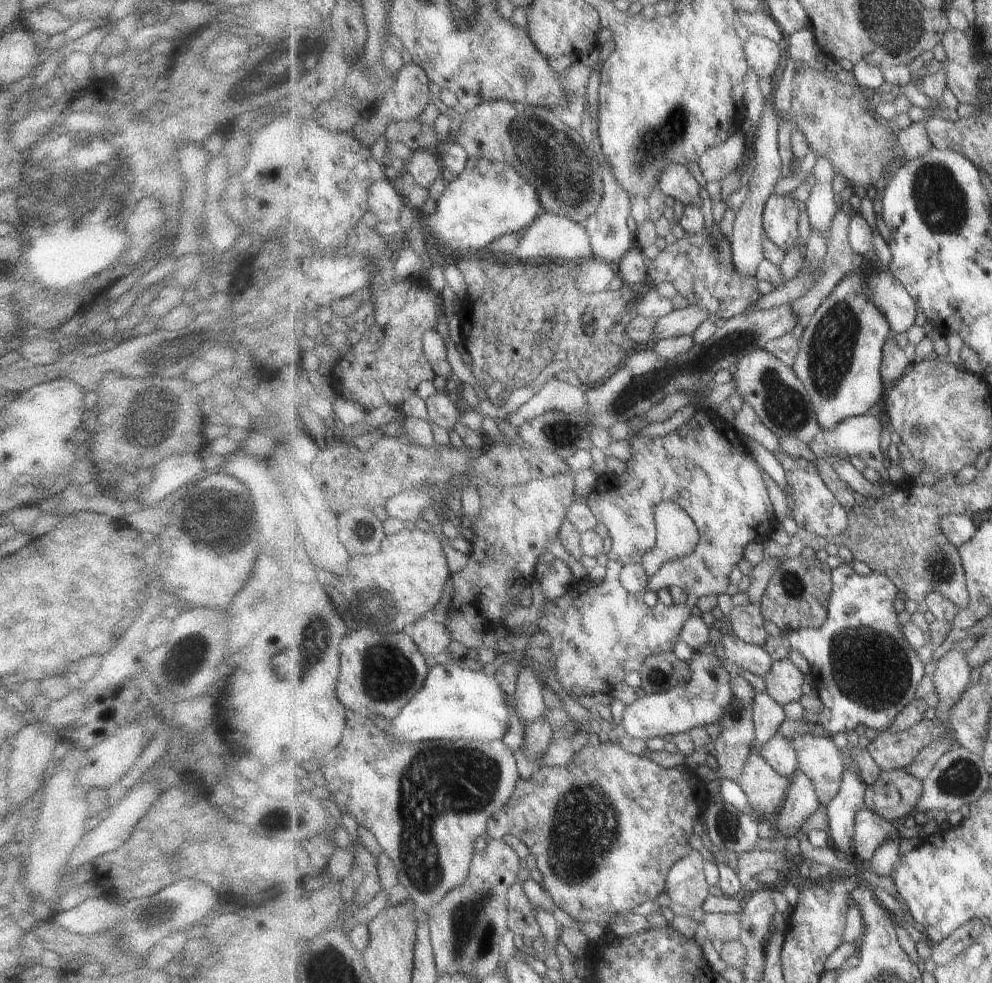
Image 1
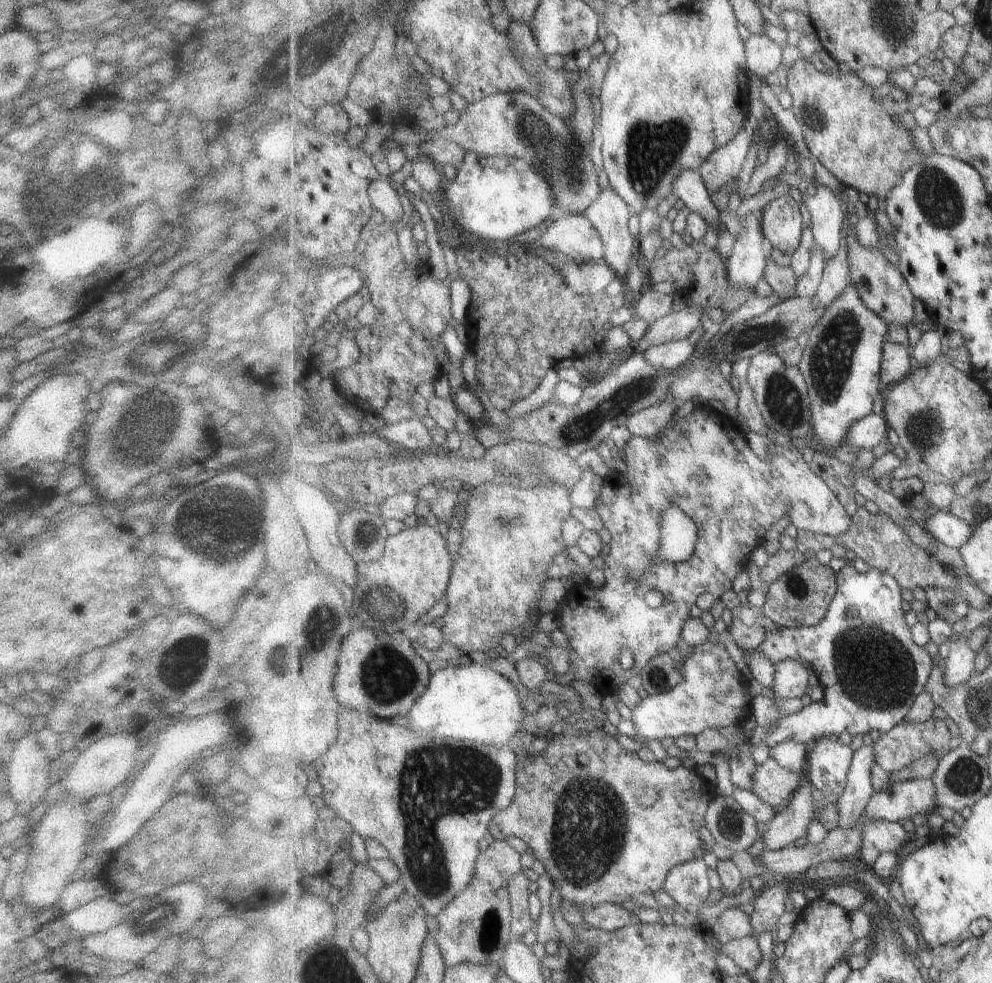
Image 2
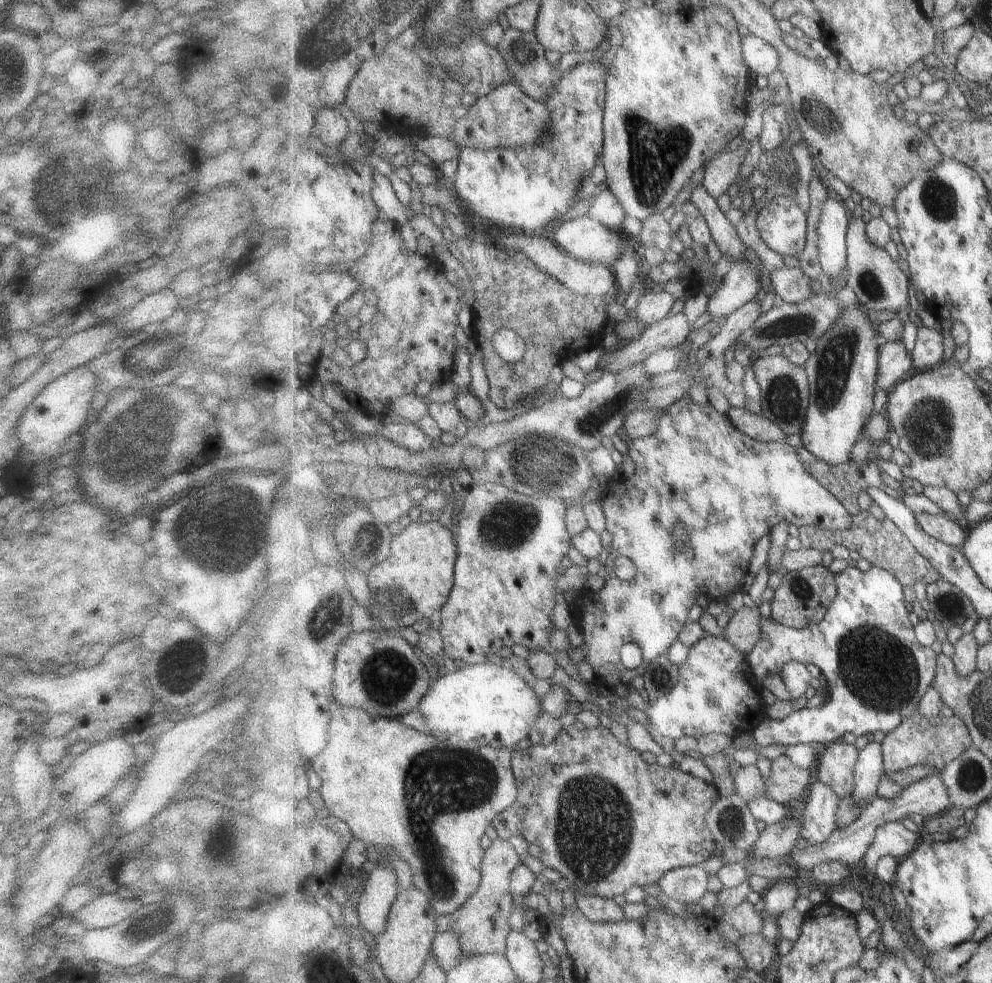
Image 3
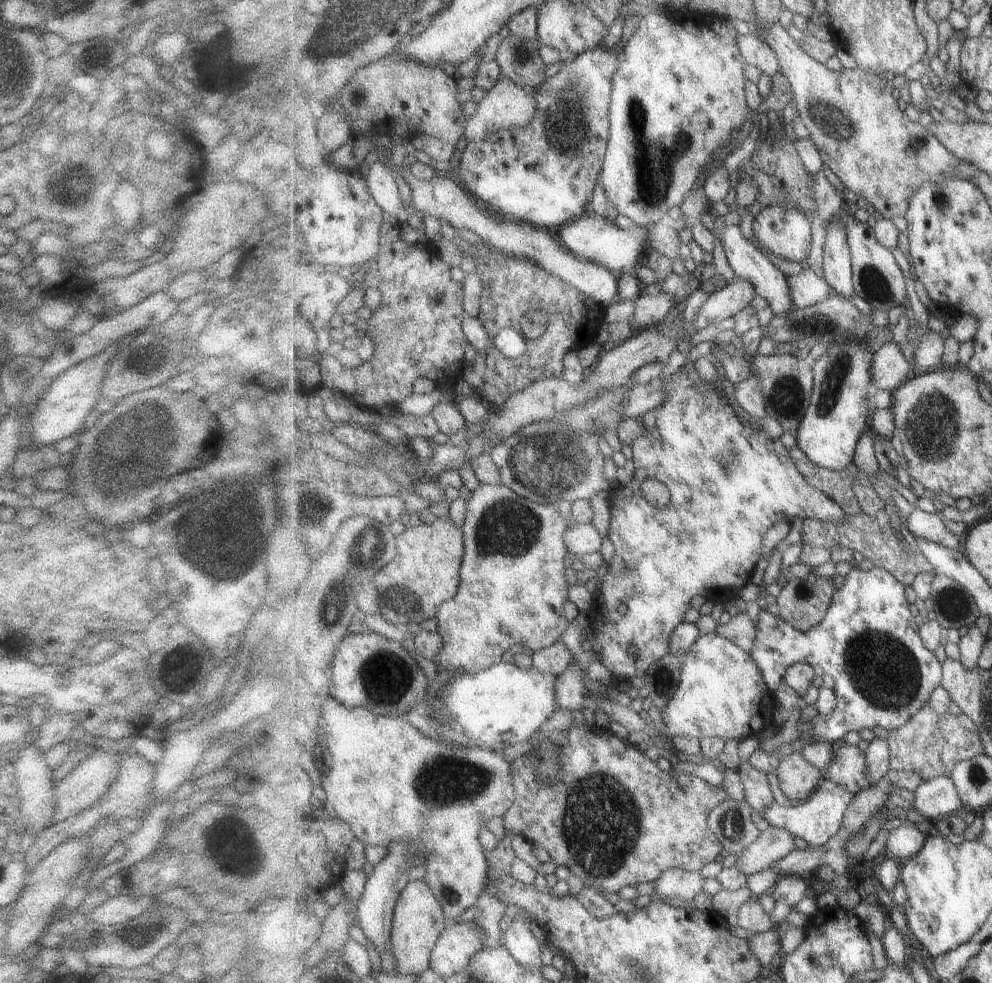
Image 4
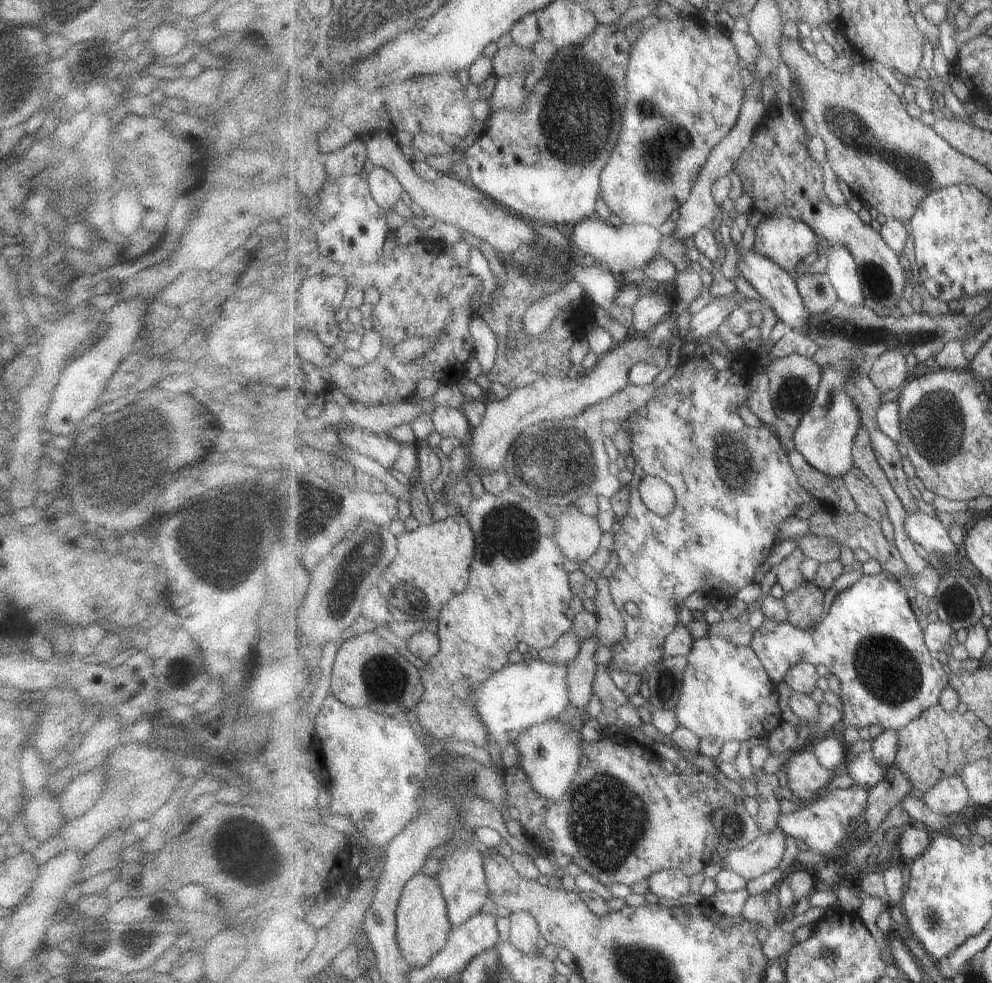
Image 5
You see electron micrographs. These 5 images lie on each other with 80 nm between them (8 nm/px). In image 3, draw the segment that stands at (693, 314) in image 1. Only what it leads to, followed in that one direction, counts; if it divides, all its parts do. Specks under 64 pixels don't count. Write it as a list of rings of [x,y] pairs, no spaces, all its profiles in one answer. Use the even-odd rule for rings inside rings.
[[[683,311],[648,325],[636,339],[622,343],[610,351],[603,374],[617,374],[627,367],[644,363],[659,349],[670,349],[683,344],[691,332],[691,322]]]

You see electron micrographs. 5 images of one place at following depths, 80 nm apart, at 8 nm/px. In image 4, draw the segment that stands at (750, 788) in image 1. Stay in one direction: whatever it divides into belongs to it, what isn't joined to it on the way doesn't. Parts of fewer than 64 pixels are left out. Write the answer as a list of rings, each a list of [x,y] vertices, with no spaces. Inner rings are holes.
[[[799,751],[787,755],[777,767],[780,790],[792,804],[806,801],[825,779],[825,772],[813,766]]]

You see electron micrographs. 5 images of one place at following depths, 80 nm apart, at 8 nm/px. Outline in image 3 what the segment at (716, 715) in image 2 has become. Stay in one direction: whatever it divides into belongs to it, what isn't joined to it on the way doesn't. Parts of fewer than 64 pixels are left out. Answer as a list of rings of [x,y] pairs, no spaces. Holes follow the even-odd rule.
[[[705,635],[690,649],[680,666],[680,679],[667,696],[649,700],[651,703],[643,712],[648,717],[649,733],[656,731],[672,737],[697,737],[723,733],[731,738],[741,733],[753,732],[766,716],[768,706],[763,701],[763,689],[756,674],[742,653],[725,636],[723,638]]]

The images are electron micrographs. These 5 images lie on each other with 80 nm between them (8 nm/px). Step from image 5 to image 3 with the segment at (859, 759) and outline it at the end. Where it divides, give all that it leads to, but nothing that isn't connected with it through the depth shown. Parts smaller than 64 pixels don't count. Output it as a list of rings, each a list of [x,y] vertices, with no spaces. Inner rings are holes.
[[[843,740],[829,743],[821,749],[815,769],[817,781],[831,786],[842,798],[849,797],[855,790],[854,770],[860,751]]]

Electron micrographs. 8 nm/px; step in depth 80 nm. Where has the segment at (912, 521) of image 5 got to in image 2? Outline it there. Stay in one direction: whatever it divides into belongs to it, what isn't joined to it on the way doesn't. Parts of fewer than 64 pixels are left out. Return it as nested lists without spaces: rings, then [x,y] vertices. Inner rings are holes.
[[[939,511],[926,520],[926,530],[938,541],[961,548],[974,533],[967,519]]]

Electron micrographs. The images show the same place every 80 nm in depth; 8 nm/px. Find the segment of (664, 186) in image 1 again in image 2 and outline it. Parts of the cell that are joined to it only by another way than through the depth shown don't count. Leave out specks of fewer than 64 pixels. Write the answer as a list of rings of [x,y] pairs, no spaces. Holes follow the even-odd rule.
[[[698,169],[684,170],[675,179],[672,192],[691,211],[704,216],[710,225],[717,225],[718,231],[724,227],[719,223],[719,210],[717,210],[715,202],[711,200],[711,192]]]

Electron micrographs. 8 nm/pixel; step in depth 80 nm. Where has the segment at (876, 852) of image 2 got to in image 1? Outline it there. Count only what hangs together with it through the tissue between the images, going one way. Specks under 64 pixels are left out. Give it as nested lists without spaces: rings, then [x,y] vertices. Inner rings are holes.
[[[868,807],[859,811],[856,818],[854,848],[863,860],[870,862],[878,849],[894,835],[899,836],[897,824],[875,814]]]

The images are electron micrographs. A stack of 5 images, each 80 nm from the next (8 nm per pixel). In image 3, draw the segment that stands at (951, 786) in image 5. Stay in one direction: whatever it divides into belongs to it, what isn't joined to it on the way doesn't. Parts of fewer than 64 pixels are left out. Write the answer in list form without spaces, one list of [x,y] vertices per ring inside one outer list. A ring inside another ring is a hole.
[[[937,774],[929,775],[923,780],[904,788],[904,791],[895,798],[875,797],[871,803],[865,806],[860,817],[854,823],[844,829],[837,828],[833,836],[825,840],[824,843],[812,846],[808,844],[808,847],[802,850],[795,848],[788,856],[797,872],[798,870],[804,870],[807,874],[821,862],[843,861],[846,864],[853,864],[859,862],[867,854],[867,851],[872,847],[876,832],[882,824],[889,821],[899,821],[911,816],[911,814],[920,814],[925,820],[928,820],[945,814],[952,807],[949,788],[947,788],[943,779]]]

